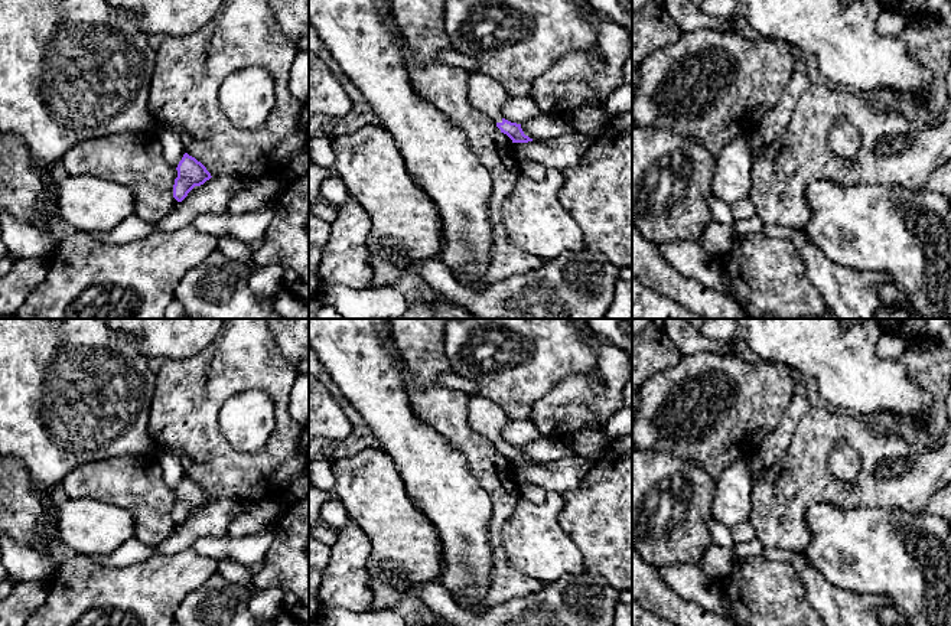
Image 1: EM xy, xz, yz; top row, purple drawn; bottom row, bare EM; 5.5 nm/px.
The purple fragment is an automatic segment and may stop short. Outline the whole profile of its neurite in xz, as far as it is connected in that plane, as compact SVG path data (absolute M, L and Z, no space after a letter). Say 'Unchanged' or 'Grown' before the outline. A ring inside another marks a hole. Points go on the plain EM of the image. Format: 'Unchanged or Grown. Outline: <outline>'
Grown. Outline: M481 395L470 397L468 401L468 418L470 428L491 440L501 456L507 457L512 466L533 464L524 457L521 447L501 440L501 430L508 423L508 418L495 402Z

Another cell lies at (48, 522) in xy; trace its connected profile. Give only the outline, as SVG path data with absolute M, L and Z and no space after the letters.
M55 509L40 518L40 542L35 545L39 554L46 554L55 539L59 538Z

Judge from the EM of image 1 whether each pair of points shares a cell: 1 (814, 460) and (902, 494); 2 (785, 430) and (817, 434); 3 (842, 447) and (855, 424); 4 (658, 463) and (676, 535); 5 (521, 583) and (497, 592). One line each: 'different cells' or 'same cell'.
1: same cell
2: different cells
3: different cells
4: same cell
5: same cell

